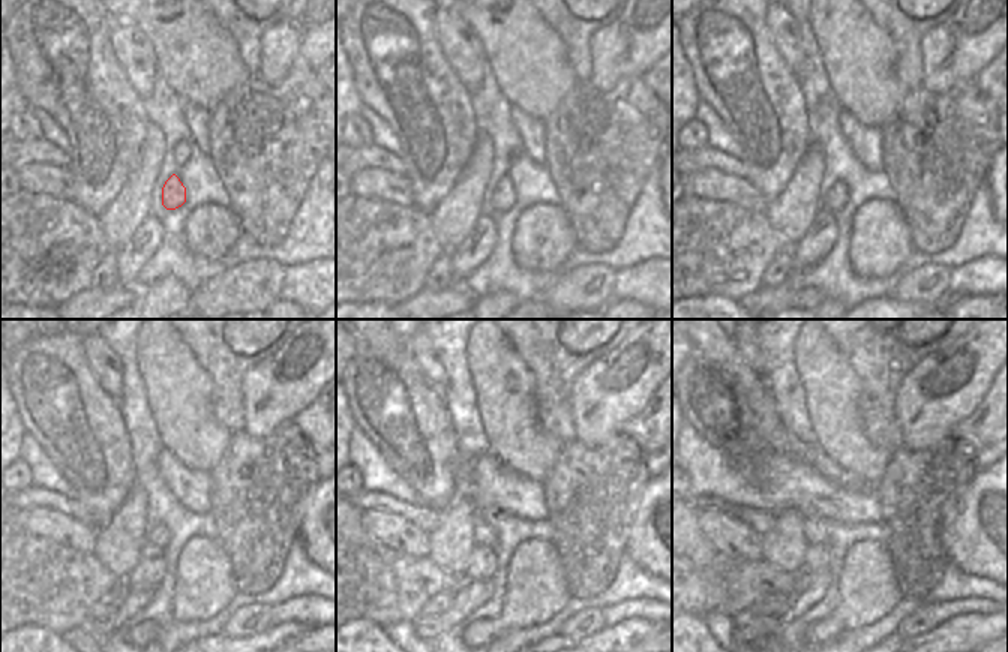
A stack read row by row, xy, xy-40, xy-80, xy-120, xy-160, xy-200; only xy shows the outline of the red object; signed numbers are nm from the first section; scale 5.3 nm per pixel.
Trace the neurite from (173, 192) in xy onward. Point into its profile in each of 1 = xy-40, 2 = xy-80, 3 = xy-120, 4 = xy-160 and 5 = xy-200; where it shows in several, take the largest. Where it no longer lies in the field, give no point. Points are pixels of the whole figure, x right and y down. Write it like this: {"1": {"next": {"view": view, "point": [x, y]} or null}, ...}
{"1": {"next": {"view": "xy-40", "point": [503, 198]}}, "2": {"next": {"view": "xy-80", "point": [836, 198]}}, "3": {"next": {"view": "xy-120", "point": [159, 537]}}, "4": {"next": {"view": "xy-160", "point": [483, 535]}}, "5": {"next": {"view": "xy-200", "point": [815, 532]}}}

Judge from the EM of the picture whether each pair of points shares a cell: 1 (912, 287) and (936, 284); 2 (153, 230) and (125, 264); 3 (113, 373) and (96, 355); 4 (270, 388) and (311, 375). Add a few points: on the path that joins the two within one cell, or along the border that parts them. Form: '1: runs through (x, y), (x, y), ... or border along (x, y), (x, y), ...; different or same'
1: runs through (918, 287), (930, 284); same
2: runs through (150, 239), (143, 251), (134, 255); same
3: runs through (108, 369), (101, 360); same
4: runs through (281, 387), (287, 382), (300, 381); same

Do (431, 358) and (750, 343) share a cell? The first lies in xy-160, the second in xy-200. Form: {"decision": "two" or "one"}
{"decision": "one"}

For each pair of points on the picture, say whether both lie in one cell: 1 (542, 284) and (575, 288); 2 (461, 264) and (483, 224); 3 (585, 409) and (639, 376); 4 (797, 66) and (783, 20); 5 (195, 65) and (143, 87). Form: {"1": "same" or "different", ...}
{"1": "different", "2": "same", "3": "same", "4": "same", "5": "different"}

